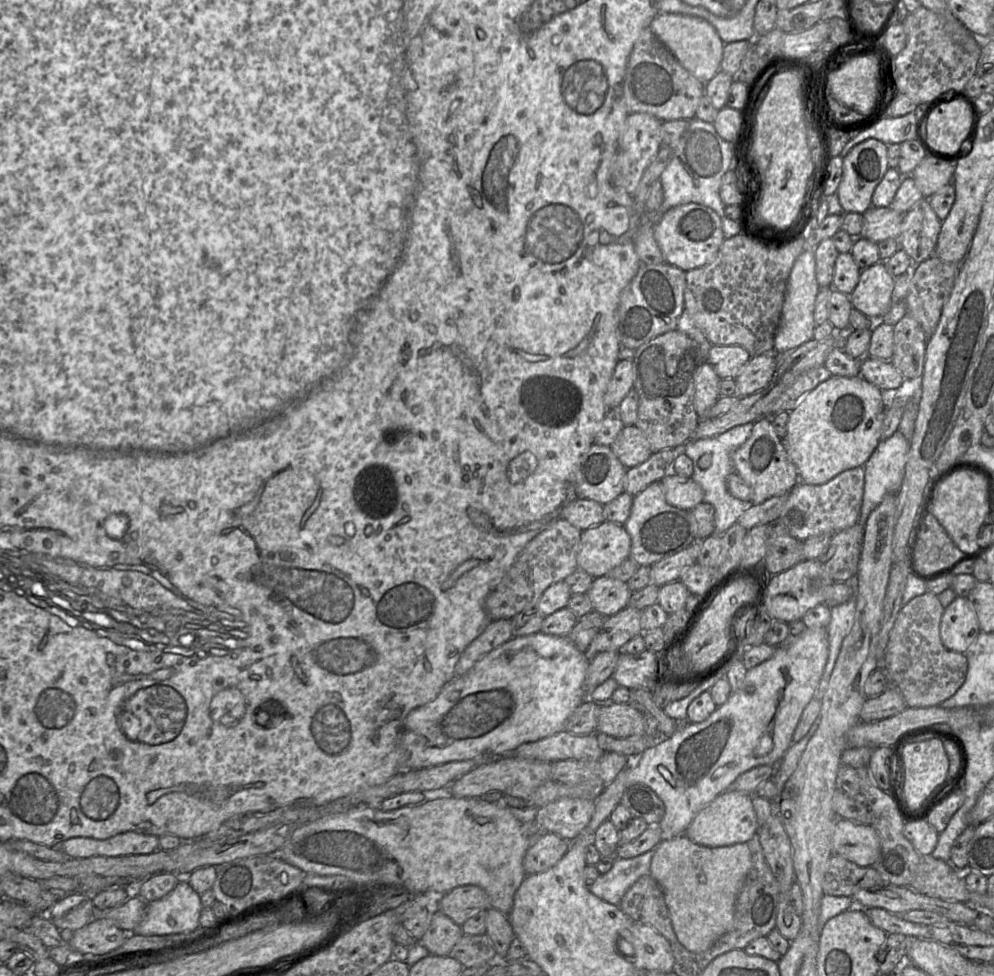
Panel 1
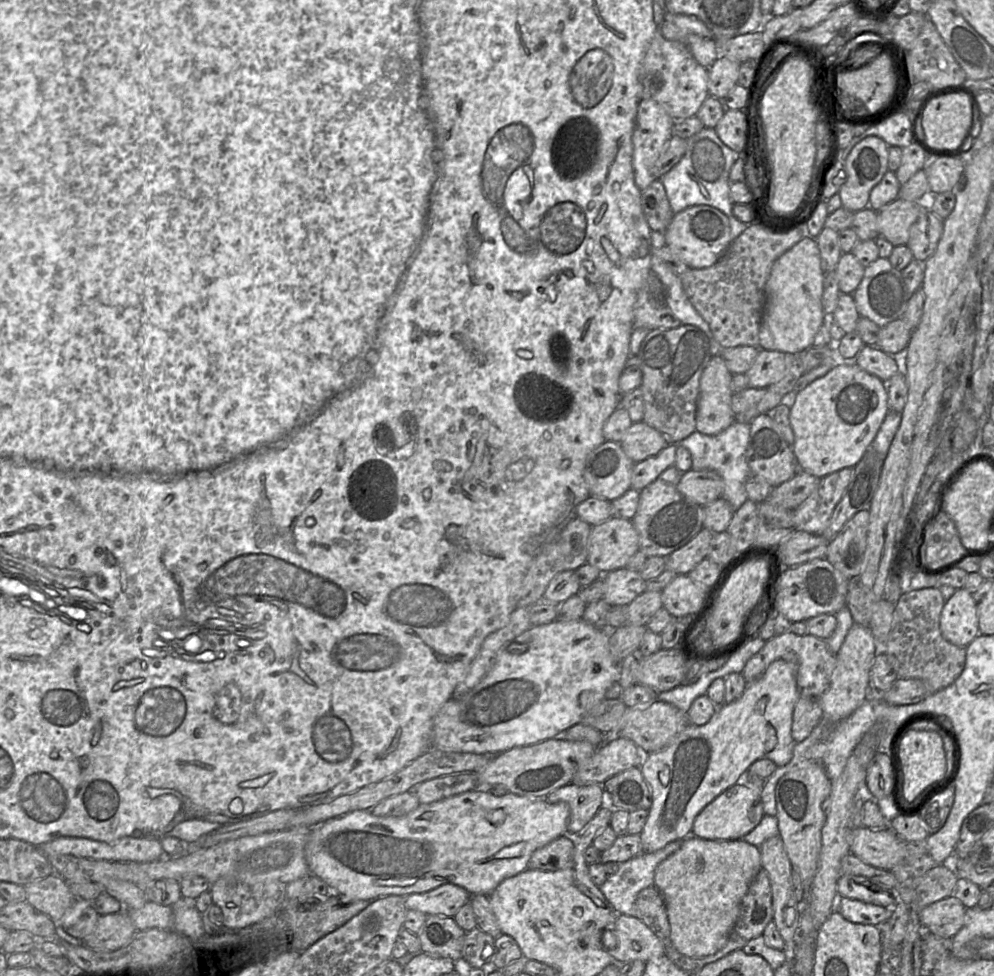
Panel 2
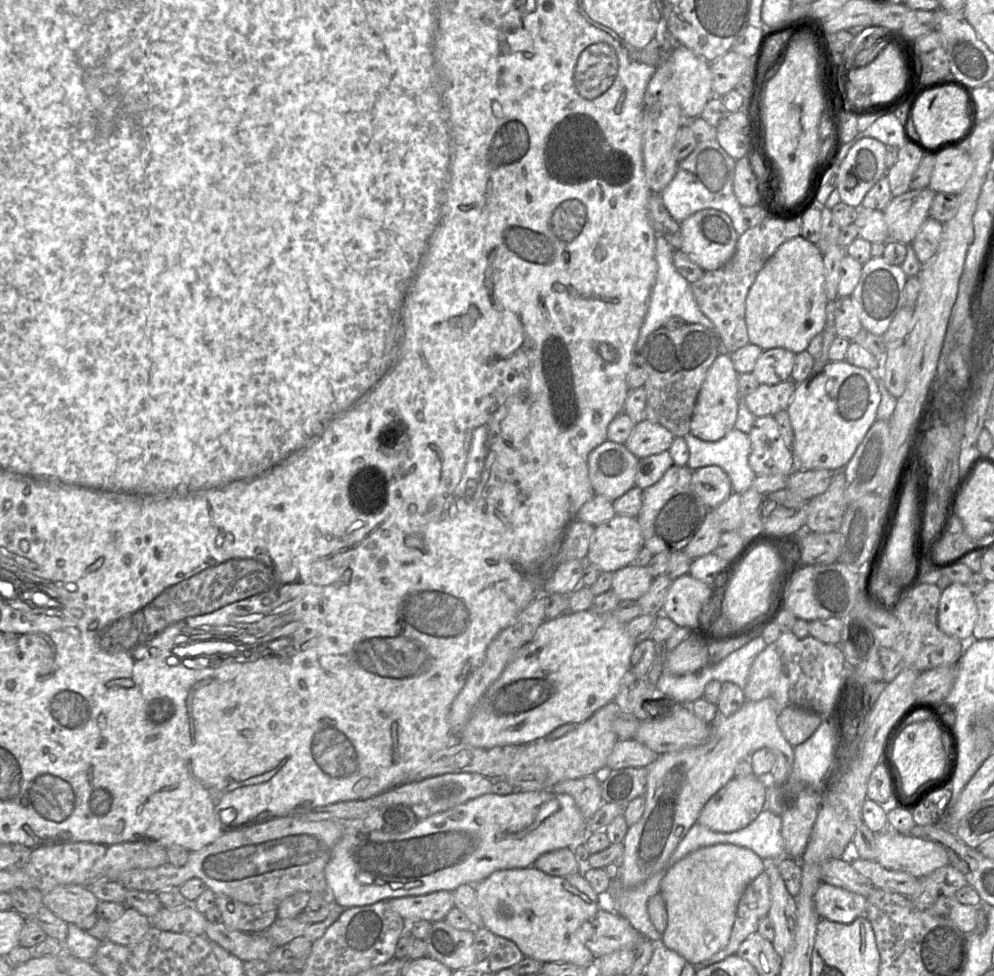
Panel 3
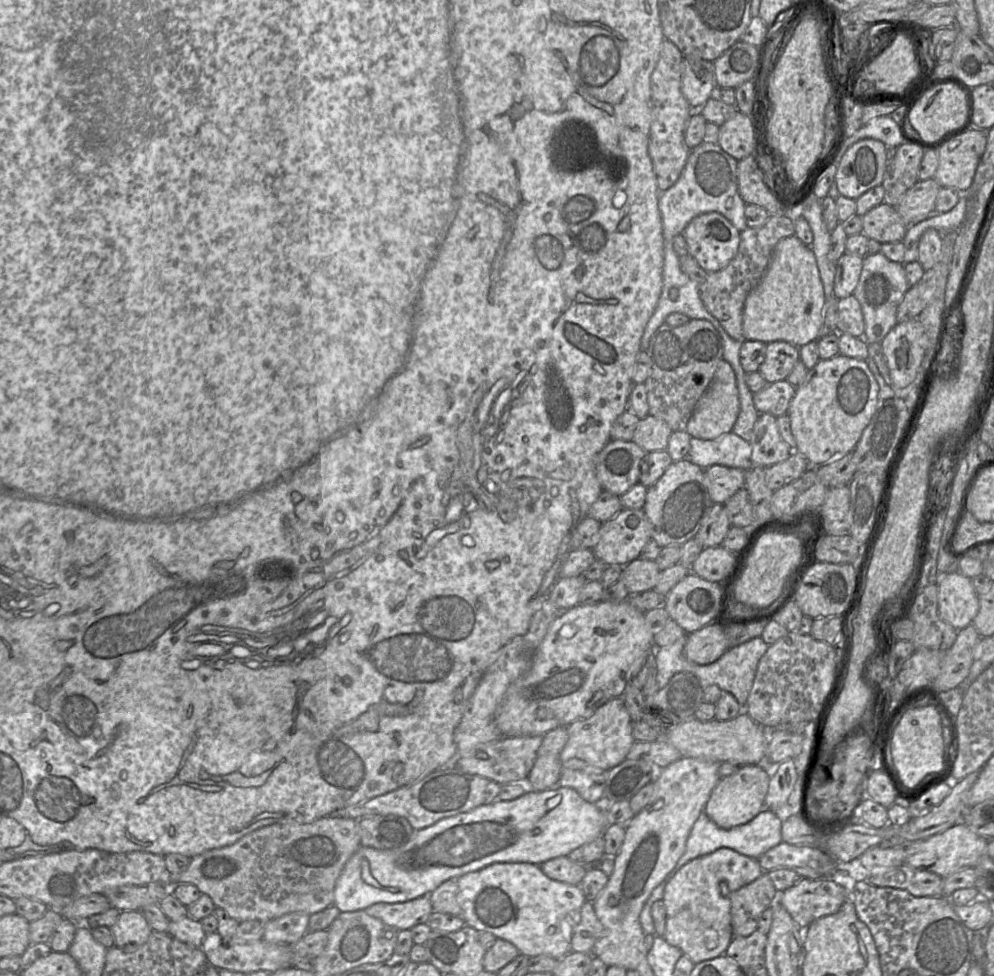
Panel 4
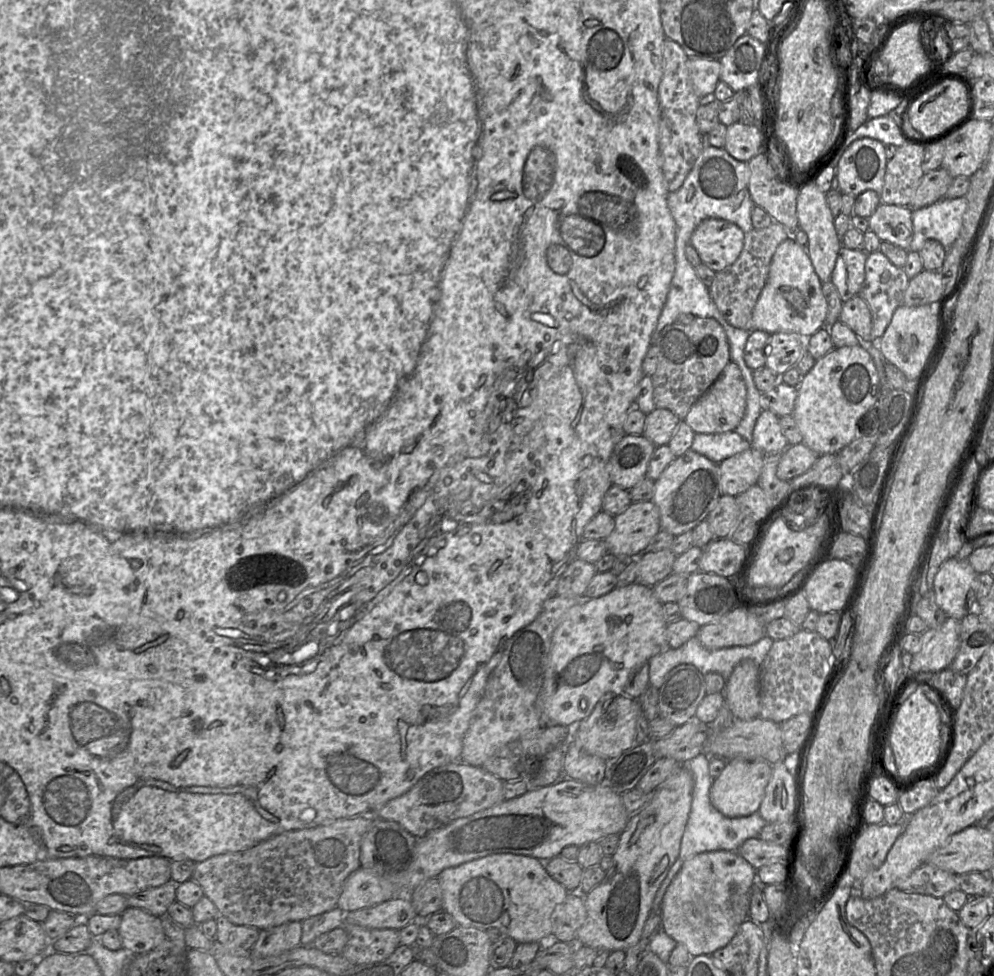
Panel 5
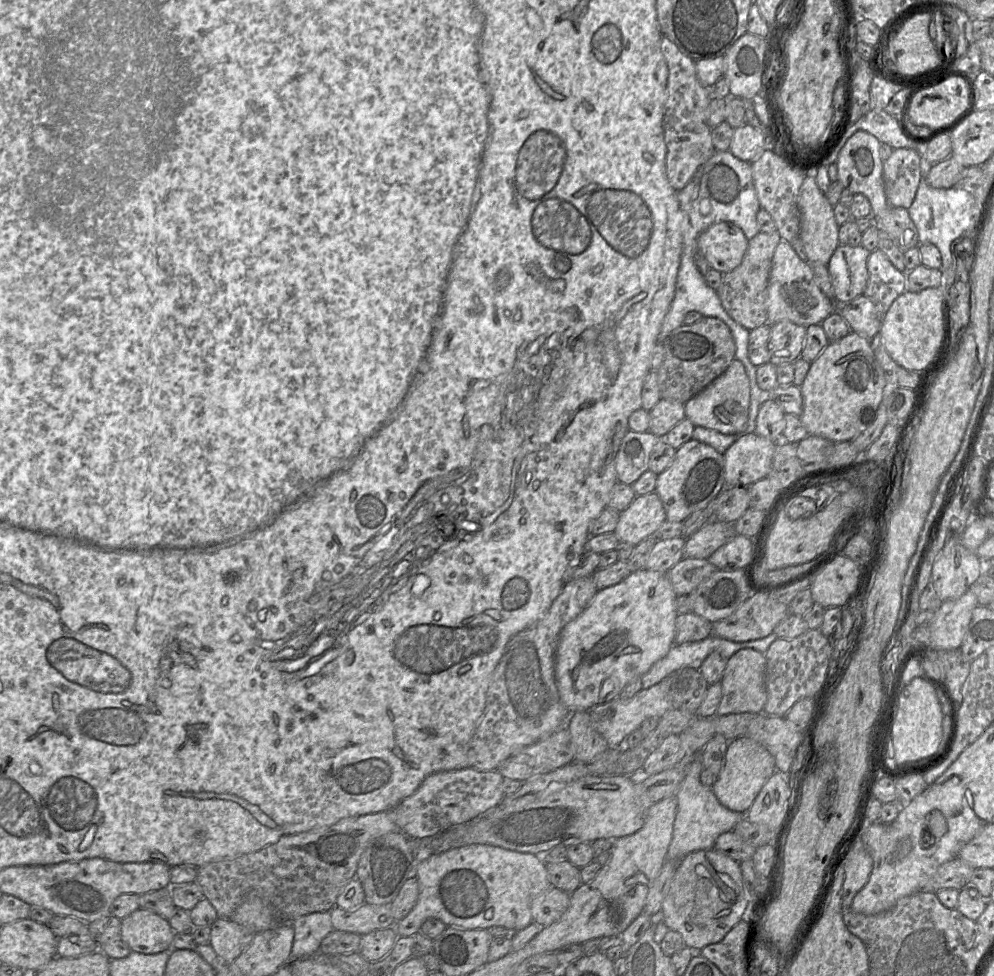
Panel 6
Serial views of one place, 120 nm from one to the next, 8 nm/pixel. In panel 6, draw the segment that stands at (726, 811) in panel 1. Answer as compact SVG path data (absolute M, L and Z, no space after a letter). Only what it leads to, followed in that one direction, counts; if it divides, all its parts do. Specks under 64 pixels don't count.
M745 735L729 741L724 765L711 786L719 802L727 809L747 813L760 790L776 771L775 760L768 749Z

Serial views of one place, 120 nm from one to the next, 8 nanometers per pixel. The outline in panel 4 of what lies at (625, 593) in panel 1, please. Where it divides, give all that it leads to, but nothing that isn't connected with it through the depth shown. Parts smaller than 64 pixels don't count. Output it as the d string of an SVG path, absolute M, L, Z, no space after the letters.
M637 558L623 567L621 580L630 596L652 590L659 580L660 573L655 560Z

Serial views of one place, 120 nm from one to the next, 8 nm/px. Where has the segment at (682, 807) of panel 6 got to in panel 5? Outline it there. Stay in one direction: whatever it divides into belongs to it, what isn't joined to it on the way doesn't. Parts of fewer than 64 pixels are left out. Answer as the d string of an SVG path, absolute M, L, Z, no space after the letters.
M701 753L688 762L683 763L683 766L691 772L694 780L691 810L681 838L679 855L657 890L652 902L652 909L660 907L666 889L679 872L682 865L688 859L692 858L696 854L709 851L727 850L736 852L744 841L758 837L761 829L767 824L758 812L748 816L729 818L720 813L712 805L710 801L710 790L714 780L709 774L710 759L711 757L705 753Z

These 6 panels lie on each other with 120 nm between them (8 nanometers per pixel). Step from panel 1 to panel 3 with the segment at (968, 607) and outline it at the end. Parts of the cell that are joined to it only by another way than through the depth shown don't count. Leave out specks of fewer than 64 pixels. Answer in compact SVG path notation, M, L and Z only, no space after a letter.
M951 583L942 591L938 626L944 633L961 641L970 641L977 618L975 595L966 585Z

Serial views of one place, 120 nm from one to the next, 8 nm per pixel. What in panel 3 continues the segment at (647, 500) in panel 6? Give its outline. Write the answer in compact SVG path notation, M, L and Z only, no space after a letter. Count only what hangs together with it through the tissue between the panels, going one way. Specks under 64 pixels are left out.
M615 515L594 528L586 557L587 564L596 566L601 572L616 572L631 564L644 546L641 527L636 517Z

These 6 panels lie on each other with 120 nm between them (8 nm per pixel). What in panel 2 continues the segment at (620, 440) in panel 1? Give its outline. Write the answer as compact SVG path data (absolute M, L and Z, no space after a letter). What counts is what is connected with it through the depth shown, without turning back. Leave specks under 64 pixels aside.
M643 421L632 423L619 444L634 463L657 455L668 445L658 431Z

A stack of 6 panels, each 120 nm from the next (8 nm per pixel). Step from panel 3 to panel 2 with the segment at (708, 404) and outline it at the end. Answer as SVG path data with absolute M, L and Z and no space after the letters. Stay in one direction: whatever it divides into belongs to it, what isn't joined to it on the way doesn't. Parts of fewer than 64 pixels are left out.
M720 355L713 356L700 378L696 410L696 431L717 435L735 421L732 410L731 381L733 374Z

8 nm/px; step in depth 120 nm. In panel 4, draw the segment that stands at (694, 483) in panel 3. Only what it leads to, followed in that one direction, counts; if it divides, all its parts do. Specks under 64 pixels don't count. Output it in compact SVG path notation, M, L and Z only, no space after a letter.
M713 465L704 470L706 487L714 504L724 504L745 486L746 471L743 469Z

